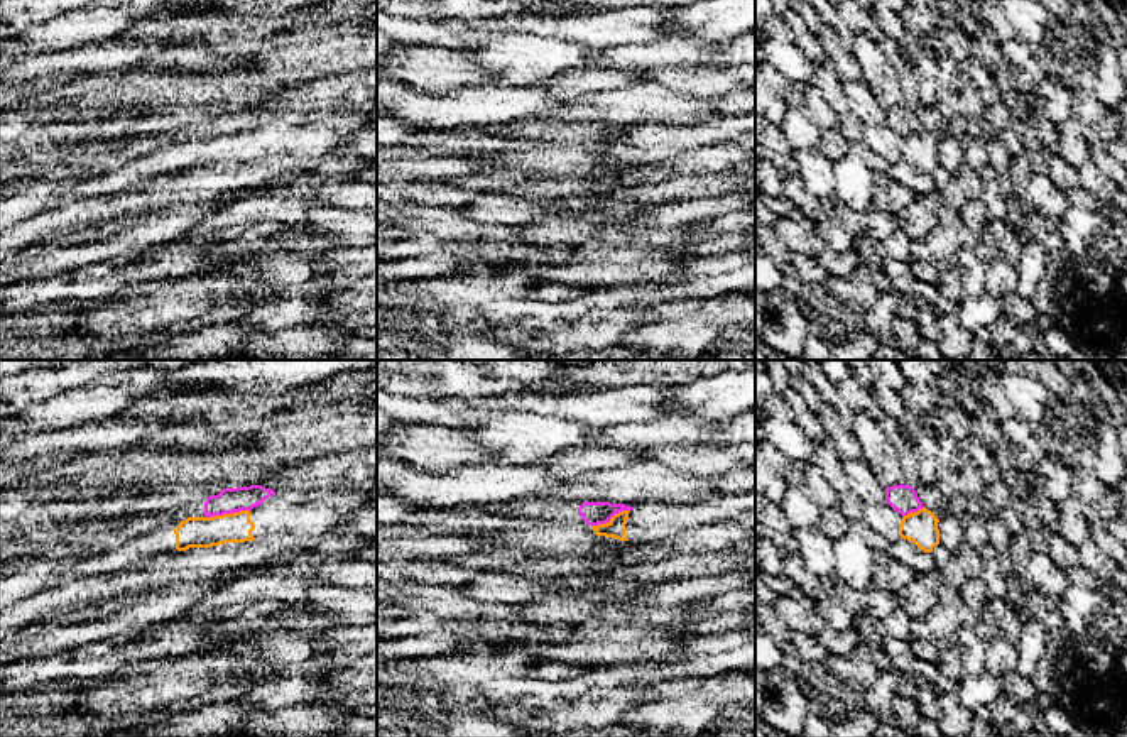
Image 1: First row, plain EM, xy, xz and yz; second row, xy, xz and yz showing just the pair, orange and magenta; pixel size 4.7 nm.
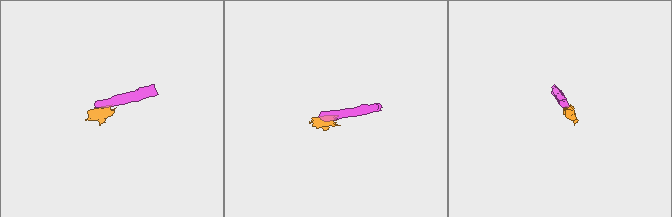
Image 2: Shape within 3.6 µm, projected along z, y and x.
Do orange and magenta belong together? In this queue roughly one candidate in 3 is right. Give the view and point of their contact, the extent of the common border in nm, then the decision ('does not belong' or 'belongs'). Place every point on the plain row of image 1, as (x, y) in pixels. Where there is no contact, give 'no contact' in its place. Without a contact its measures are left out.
contact xy (228, 136); length 200 nm; does not belong

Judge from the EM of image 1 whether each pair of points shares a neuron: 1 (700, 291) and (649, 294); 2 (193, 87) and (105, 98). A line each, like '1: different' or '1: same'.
1: same
2: same

